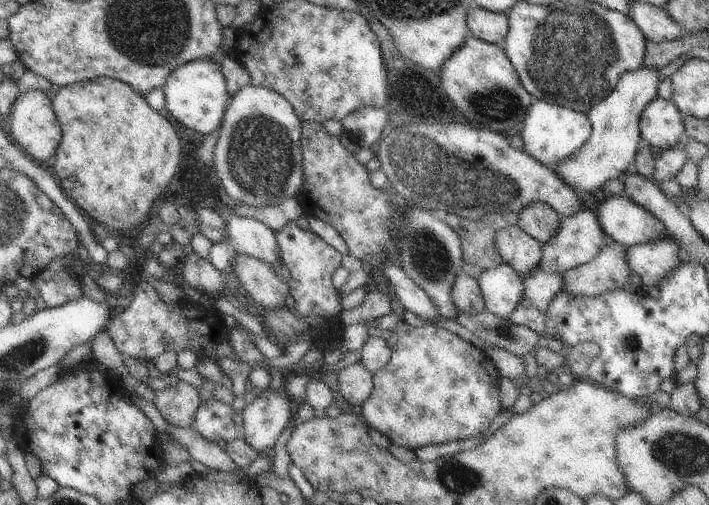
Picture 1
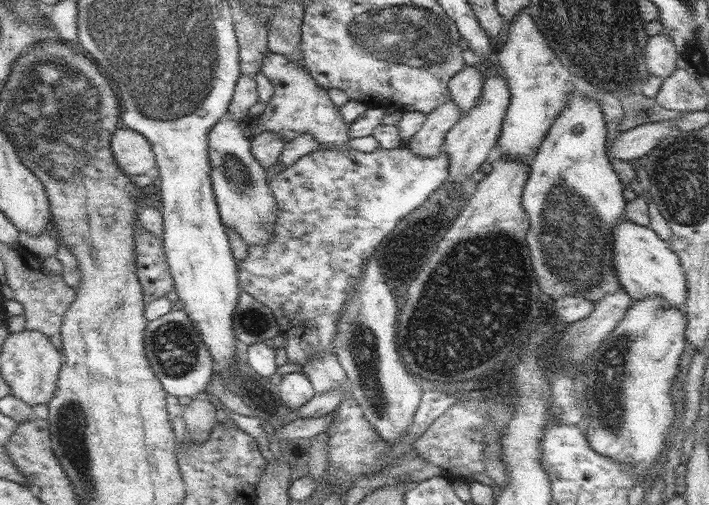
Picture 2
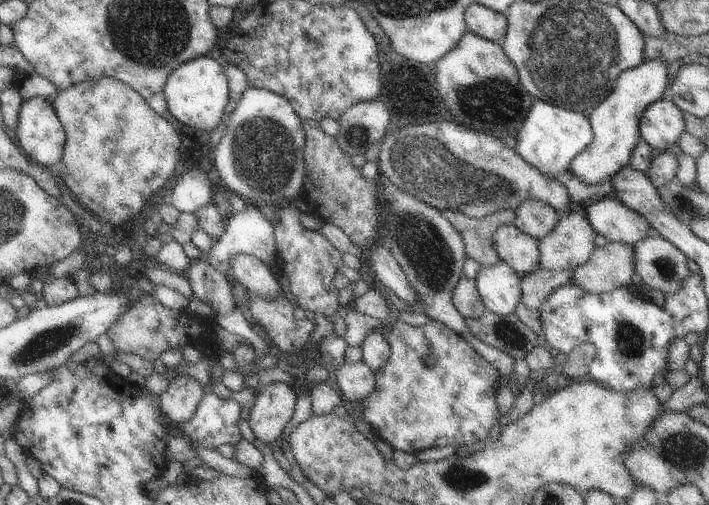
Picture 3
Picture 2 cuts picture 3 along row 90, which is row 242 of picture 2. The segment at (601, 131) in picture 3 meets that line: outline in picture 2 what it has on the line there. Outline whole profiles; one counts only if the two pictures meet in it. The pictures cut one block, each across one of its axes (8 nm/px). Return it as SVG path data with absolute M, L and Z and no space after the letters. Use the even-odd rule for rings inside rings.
M625 220L618 222L613 228L612 252L618 280L635 301L654 295L664 299L671 308L683 310L687 295L684 269L678 255L651 227Z

